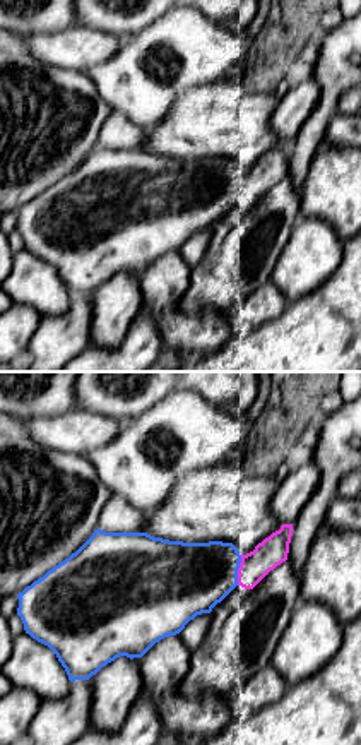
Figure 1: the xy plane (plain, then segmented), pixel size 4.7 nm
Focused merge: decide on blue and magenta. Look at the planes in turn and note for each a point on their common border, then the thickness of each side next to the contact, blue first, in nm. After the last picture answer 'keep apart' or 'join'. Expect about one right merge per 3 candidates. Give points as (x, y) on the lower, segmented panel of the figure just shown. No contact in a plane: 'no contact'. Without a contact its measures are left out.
contact (236, 571); calibres 360 and 140 nm

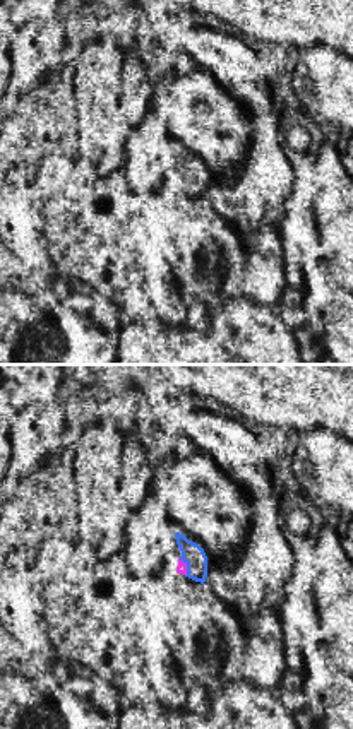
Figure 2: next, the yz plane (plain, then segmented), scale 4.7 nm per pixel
contact (187, 567); calibres 100 and 50 nm

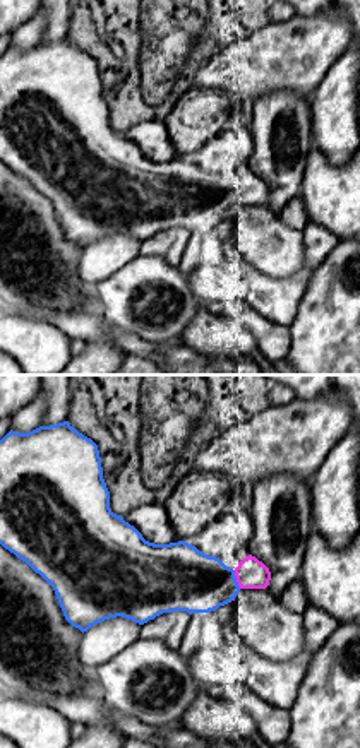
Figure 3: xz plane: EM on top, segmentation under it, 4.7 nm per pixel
contact (235, 579); calibres 300 and 140 nm

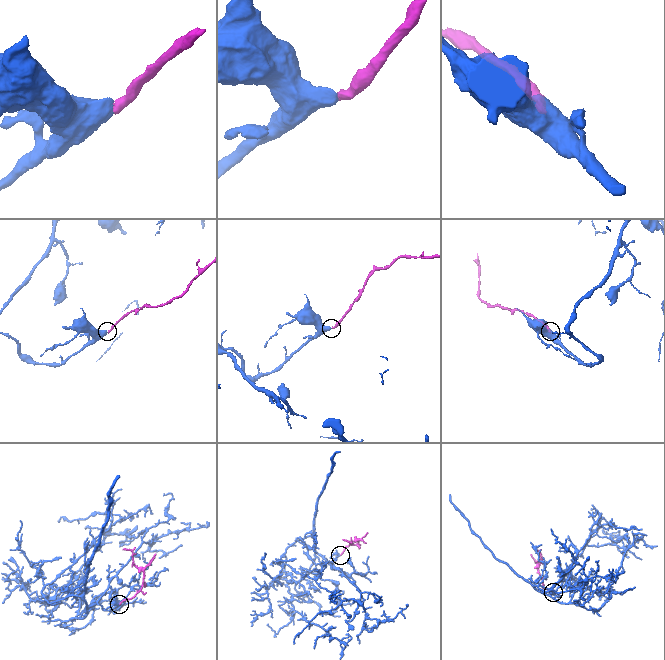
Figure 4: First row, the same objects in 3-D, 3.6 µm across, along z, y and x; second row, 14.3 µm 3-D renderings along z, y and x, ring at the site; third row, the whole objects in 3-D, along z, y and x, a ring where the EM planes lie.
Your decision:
join

